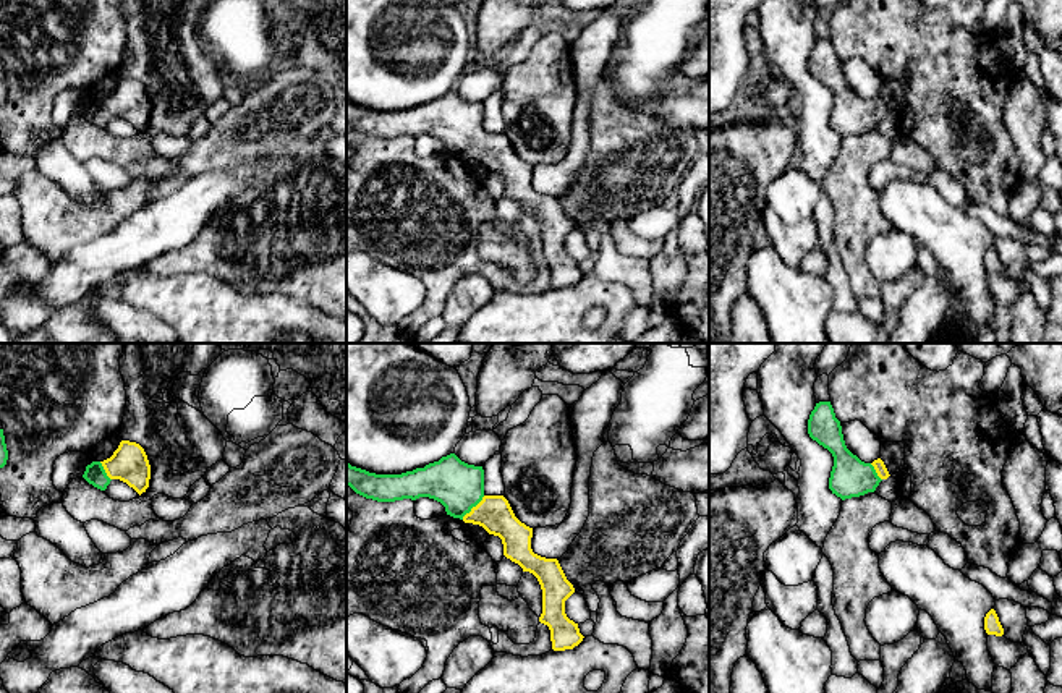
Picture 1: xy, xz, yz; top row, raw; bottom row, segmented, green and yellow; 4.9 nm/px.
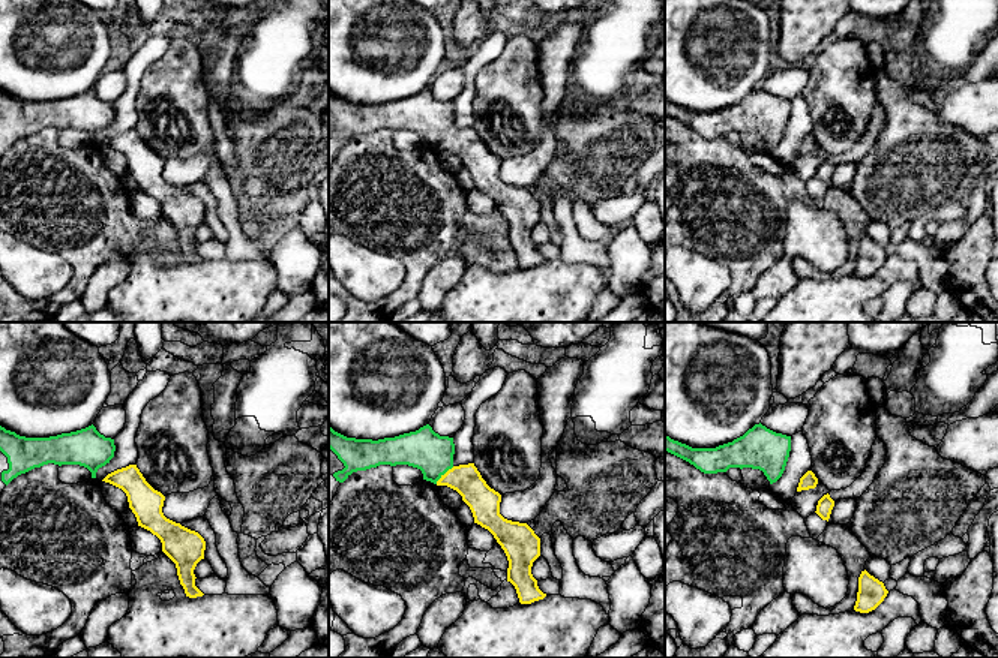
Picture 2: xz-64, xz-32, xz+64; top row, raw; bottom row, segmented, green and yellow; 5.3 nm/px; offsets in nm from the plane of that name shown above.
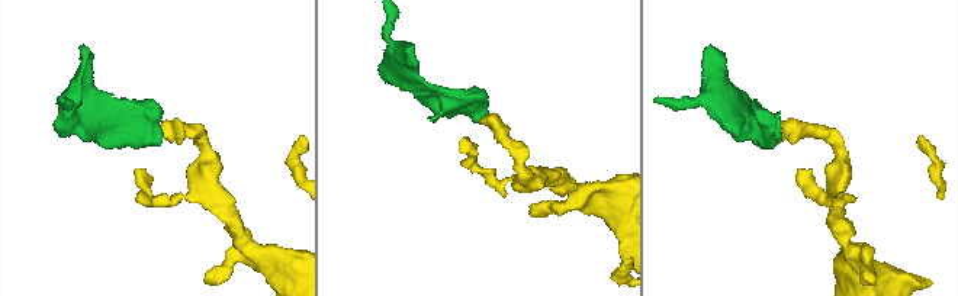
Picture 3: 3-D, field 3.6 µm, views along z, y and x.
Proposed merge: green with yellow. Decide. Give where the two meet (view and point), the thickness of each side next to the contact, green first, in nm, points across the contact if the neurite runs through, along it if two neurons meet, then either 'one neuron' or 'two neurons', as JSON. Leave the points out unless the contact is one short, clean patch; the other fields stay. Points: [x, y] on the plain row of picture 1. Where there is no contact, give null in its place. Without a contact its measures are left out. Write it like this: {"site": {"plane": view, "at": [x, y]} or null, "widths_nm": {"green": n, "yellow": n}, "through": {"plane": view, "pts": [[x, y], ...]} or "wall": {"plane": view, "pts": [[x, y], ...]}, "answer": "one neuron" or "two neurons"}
{"site": {"plane": "xz", "at": [473, 143]}, "widths_nm": {"green": 240, "yellow": 180}, "through": {"plane": "xz", "pts": [[458, 123], [473, 143], [494, 151]]}, "answer": "one neuron"}

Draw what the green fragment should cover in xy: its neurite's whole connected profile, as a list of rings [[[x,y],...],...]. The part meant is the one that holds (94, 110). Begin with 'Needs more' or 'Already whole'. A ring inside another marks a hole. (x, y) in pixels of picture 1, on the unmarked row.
Needs more. [[[121,78],[110,96],[87,102],[83,115],[100,128],[120,117],[141,133],[149,125],[151,102],[139,81]]]

